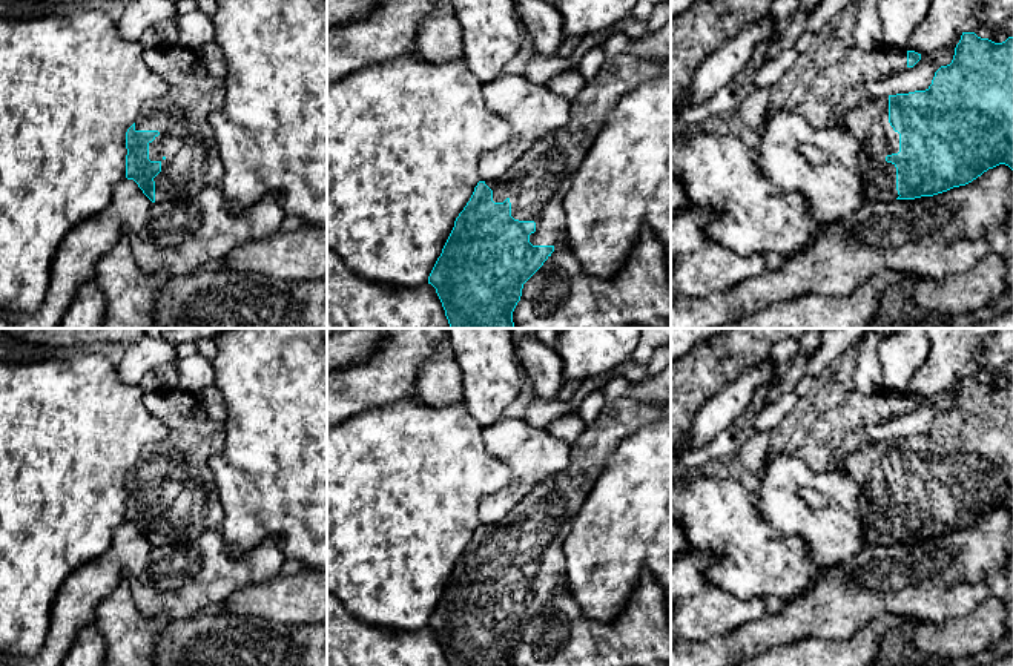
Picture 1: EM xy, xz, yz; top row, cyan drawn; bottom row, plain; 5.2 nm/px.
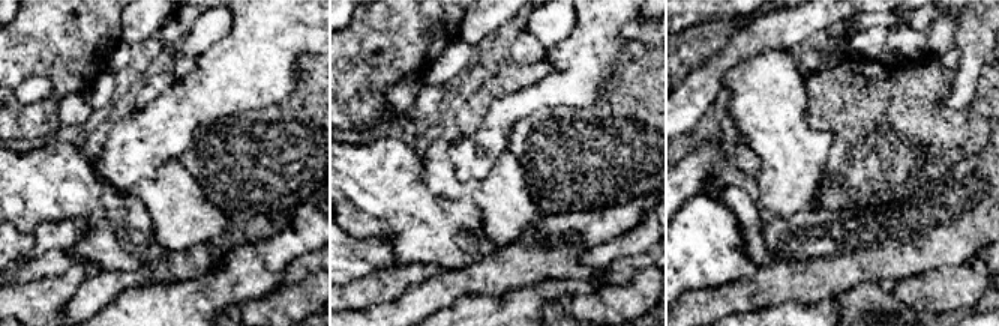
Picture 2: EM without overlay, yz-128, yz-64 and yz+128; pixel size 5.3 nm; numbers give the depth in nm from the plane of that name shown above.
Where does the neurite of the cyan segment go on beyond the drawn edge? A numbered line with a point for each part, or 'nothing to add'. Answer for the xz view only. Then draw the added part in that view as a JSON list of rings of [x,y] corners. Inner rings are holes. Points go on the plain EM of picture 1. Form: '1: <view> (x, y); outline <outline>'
1: xz (536, 528); outline [[[622,396],[606,402],[599,417],[592,424],[586,424],[582,434],[569,445],[569,465],[534,486],[502,522],[485,525],[493,534],[494,546],[510,543],[514,563],[536,566],[536,575],[530,579],[533,589],[557,589],[560,583],[565,583],[563,545],[572,517],[580,511],[620,442],[658,420],[671,420],[671,401],[663,405],[651,405]]]

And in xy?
1: xy (192, 505); outline [[[181,388],[147,393],[144,405],[169,428],[169,434],[163,440],[147,445],[135,462],[135,474],[160,476],[149,486],[149,503],[161,506],[161,516],[153,522],[155,546],[187,543],[207,529],[219,529],[224,509],[209,459],[224,450],[224,422],[212,419],[200,397]]]

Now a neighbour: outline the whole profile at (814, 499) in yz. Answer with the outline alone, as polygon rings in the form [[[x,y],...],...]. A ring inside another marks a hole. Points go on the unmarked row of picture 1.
[[[804,488],[801,491],[801,496],[810,508],[820,508],[820,506],[826,506],[829,503],[829,499],[824,494],[818,493],[812,488]]]

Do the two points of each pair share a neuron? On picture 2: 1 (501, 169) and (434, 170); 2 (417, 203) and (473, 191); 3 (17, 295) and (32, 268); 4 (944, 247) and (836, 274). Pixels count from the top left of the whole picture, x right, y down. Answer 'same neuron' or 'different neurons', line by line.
1: same neuron
2: different neurons
3: different neurons
4: same neuron

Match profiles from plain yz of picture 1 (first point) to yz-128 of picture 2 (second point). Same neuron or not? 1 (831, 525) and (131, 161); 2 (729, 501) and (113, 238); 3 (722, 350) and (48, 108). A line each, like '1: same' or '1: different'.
1: different
2: same
3: same

